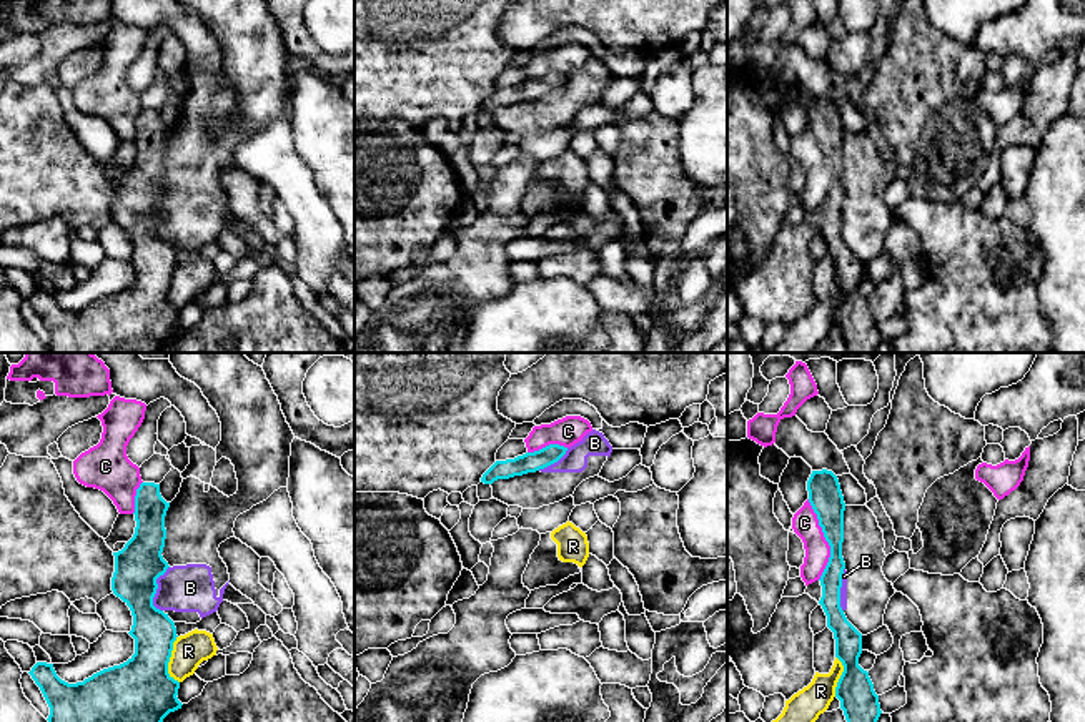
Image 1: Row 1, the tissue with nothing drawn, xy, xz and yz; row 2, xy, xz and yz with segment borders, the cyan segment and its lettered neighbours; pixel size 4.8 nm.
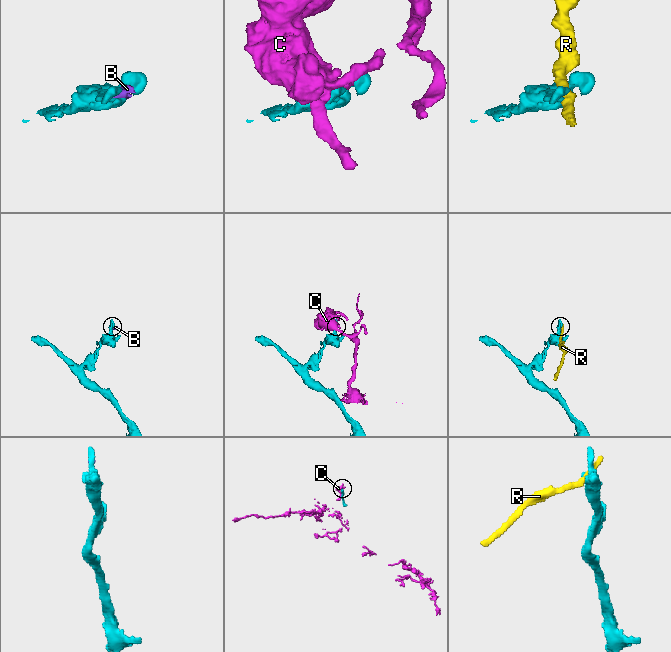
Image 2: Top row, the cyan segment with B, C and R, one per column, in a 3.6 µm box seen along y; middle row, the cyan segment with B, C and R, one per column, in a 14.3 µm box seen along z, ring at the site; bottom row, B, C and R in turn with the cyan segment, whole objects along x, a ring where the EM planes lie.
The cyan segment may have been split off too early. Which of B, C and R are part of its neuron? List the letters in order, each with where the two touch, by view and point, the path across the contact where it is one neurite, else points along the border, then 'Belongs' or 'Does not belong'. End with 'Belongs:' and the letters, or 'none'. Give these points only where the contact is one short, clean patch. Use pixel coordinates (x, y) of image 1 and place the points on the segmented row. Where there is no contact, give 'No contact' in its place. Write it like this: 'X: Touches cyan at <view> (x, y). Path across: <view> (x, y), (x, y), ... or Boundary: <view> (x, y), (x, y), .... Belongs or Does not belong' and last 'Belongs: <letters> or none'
B: Touches cyan at xy (157, 588). Boundary: xy (168, 566), (157, 579), (153, 604), (160, 611). Does not belong
C: Touches cyan at yz (826, 539). Does not belong
R: Touches cyan at xy (168, 659). Boundary: xy (177, 636), (172, 646), (168, 672), (178, 682). Does not belong
Belongs: none

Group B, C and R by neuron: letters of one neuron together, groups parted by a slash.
B / C / R

